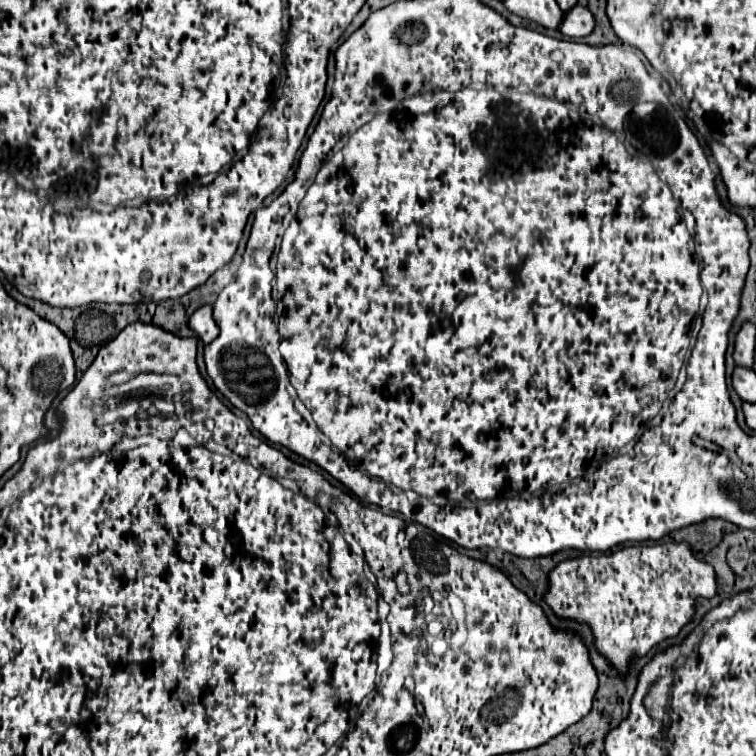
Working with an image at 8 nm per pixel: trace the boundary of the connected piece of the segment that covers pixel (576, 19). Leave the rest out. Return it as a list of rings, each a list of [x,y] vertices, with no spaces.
[[[575,5],[573,9],[569,9],[569,13],[563,13],[559,31],[567,37],[579,39],[579,37],[589,35],[593,31],[593,25],[595,25],[595,19],[593,19],[591,11],[581,5]]]

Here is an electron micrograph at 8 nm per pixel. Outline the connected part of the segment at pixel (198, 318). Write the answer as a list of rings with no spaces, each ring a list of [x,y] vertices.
[[[203,305],[203,307],[199,307],[199,309],[191,315],[191,319],[189,319],[191,329],[195,329],[195,333],[203,339],[203,343],[211,343],[211,341],[219,335],[217,321],[215,321],[211,309],[213,309],[211,305]]]

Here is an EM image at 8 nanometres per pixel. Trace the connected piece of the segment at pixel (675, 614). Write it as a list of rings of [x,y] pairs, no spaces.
[[[657,543],[653,547],[623,547],[611,555],[583,555],[559,563],[549,575],[549,591],[545,601],[559,617],[573,617],[589,623],[595,633],[597,651],[605,655],[621,673],[625,673],[629,655],[635,653],[637,657],[643,657],[663,639],[675,637],[693,617],[695,597],[713,597],[715,587],[713,567],[697,559],[687,543]]]

